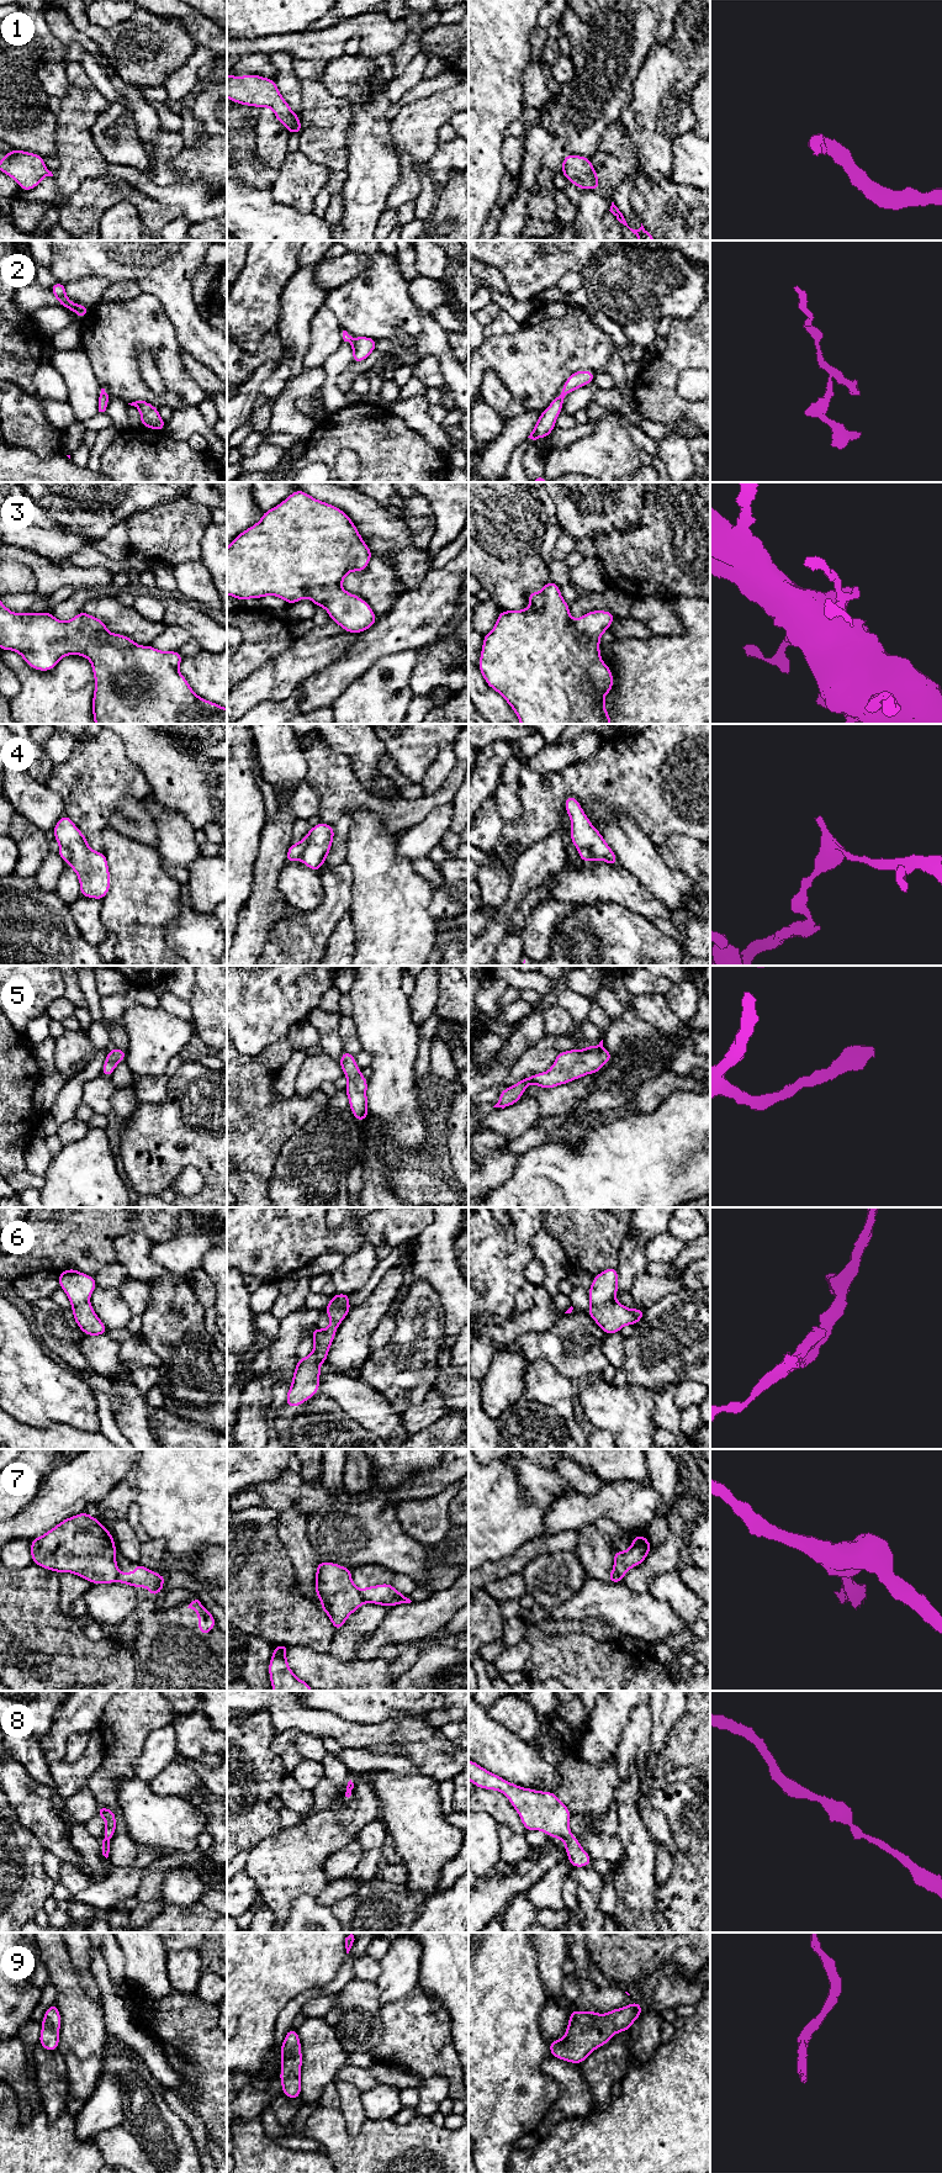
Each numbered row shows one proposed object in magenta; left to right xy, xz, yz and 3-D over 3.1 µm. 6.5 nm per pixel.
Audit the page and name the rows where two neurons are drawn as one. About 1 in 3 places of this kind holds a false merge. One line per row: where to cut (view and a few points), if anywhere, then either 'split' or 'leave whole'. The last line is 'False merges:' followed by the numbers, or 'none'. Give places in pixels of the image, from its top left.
1: no cut | leave whole
2: no cut | leave whole
3: no cut | leave whole
4: xz (307, 835), (307, 842), (300, 857) | split
5: no cut | leave whole
6: yz (613, 1300), (592, 1306) | split
7: xz (358, 1590), (365, 1601) | split
8: no cut | leave whole
9: no cut | leave whole
False merges: 4, 6, 7

